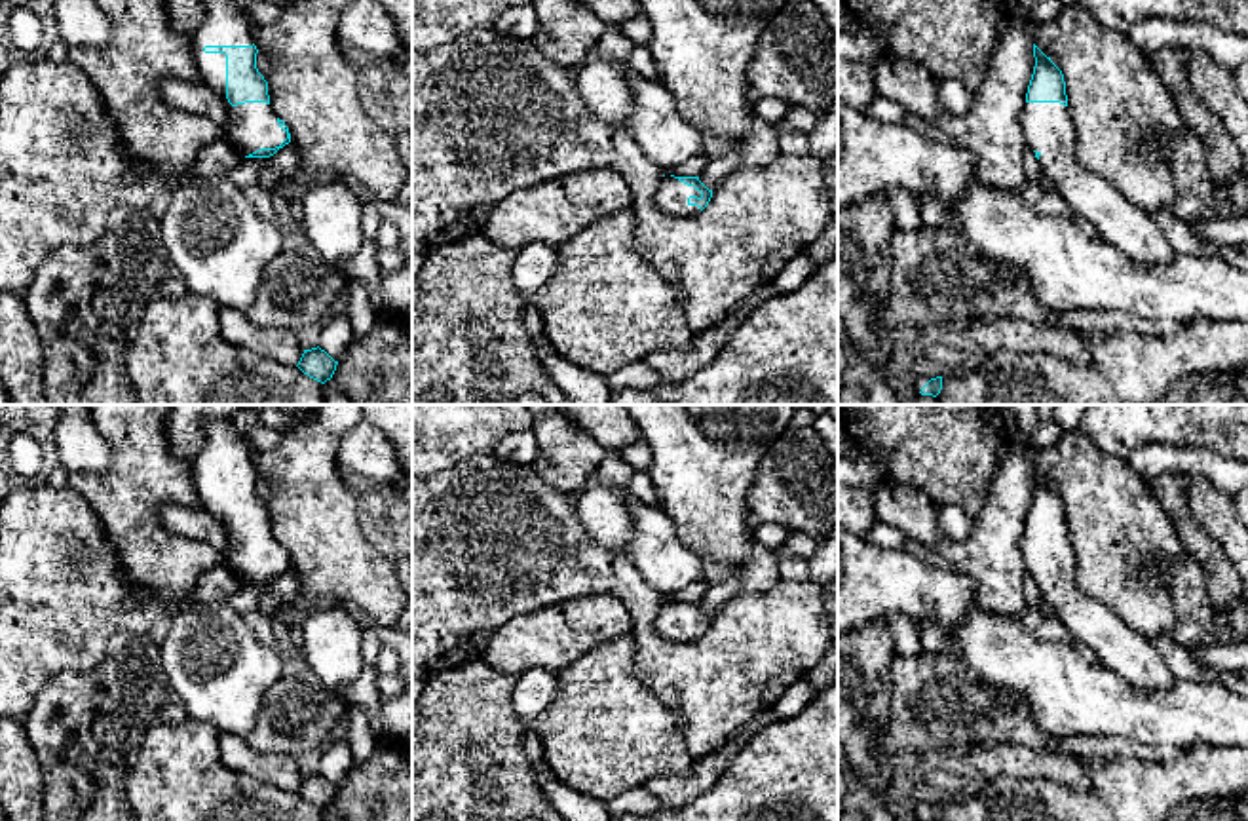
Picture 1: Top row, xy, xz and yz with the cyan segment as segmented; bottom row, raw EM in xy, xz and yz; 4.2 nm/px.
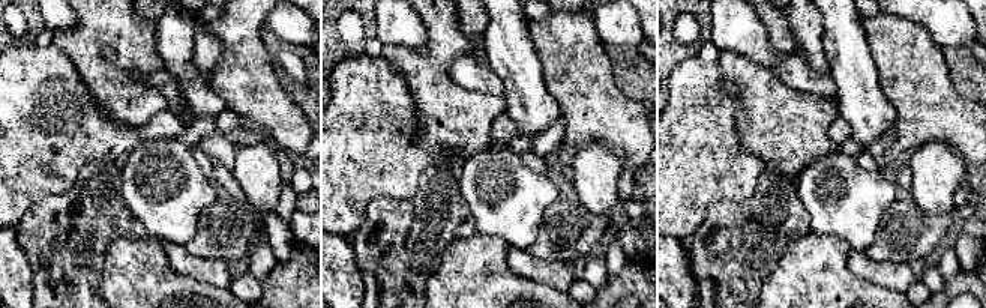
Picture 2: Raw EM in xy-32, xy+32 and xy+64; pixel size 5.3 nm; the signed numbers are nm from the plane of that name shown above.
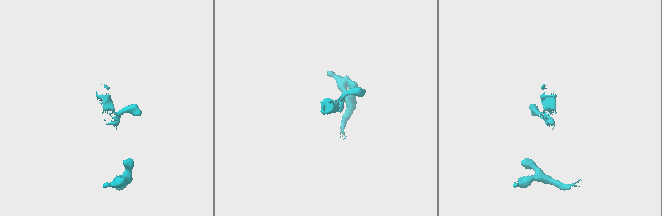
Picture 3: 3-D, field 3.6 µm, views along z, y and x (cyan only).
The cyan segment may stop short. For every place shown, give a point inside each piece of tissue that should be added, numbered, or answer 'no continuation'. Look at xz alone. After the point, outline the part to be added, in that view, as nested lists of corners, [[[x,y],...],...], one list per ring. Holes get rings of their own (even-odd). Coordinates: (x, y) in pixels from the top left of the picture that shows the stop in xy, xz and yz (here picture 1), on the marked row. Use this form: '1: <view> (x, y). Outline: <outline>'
1: xz (671, 196). Outline: [[[665,175],[661,177],[659,186],[653,194],[653,201],[655,201],[655,207],[665,215],[691,217],[701,209],[697,205],[688,203],[690,196],[701,198],[701,192],[695,190],[693,186],[680,182],[671,175]]]

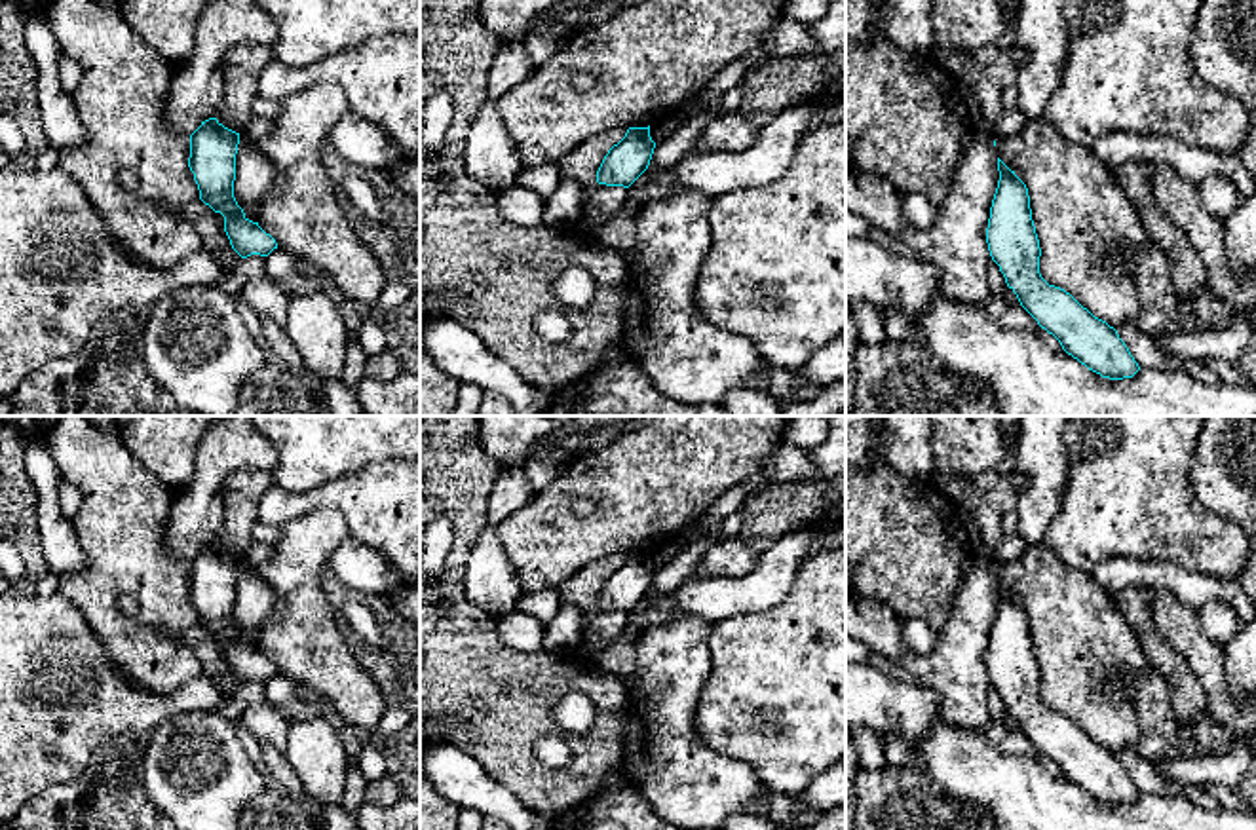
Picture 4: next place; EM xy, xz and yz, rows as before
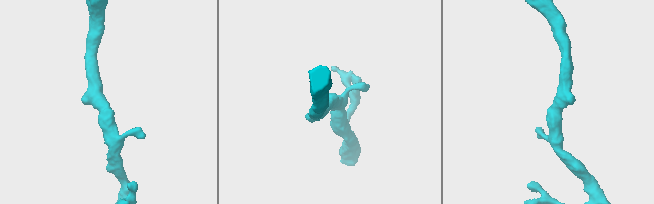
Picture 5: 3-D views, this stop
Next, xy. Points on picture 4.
no continuation

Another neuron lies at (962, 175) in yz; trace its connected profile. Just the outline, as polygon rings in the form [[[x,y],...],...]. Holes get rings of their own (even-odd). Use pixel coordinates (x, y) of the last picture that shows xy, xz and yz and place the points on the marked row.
[[[973,127],[963,142],[965,154],[929,230],[914,228],[903,215],[903,196],[887,180],[865,171],[846,171],[846,209],[863,217],[876,232],[903,241],[918,260],[931,264],[941,291],[952,300],[988,304],[992,256],[986,228],[999,180],[998,152],[990,133]]]

